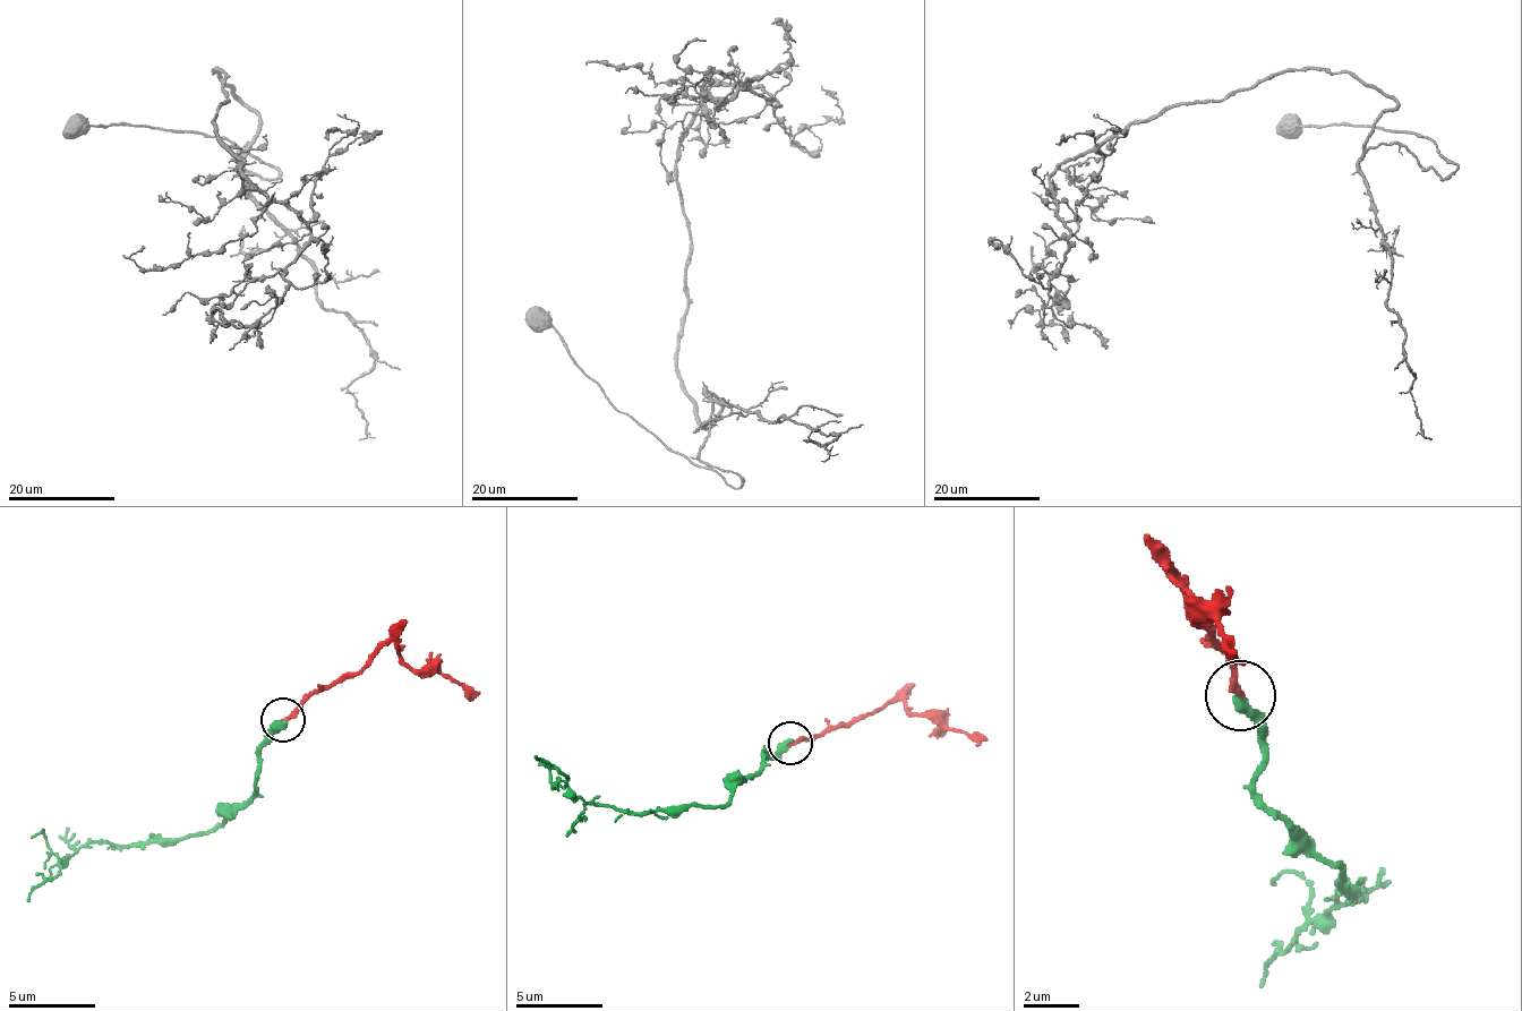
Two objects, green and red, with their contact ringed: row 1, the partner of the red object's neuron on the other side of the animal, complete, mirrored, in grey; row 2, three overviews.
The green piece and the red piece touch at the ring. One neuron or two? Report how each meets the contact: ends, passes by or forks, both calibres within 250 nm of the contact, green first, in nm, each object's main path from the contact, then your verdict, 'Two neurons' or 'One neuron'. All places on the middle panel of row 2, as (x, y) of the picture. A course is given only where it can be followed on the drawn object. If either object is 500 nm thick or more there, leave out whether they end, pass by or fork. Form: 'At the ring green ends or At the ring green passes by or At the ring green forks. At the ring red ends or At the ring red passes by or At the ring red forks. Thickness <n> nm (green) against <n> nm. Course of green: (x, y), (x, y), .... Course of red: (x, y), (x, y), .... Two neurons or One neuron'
At the ring green ends. At the ring red ends. Thickness 480 nm (green) against 200 nm. Course of green: (789, 744), (767, 757), (762, 753), (724, 805), (649, 814), (588, 805), (535, 757). Course of red: (789, 744), (858, 722), (898, 700), (921, 713), (986, 739). One neuron

